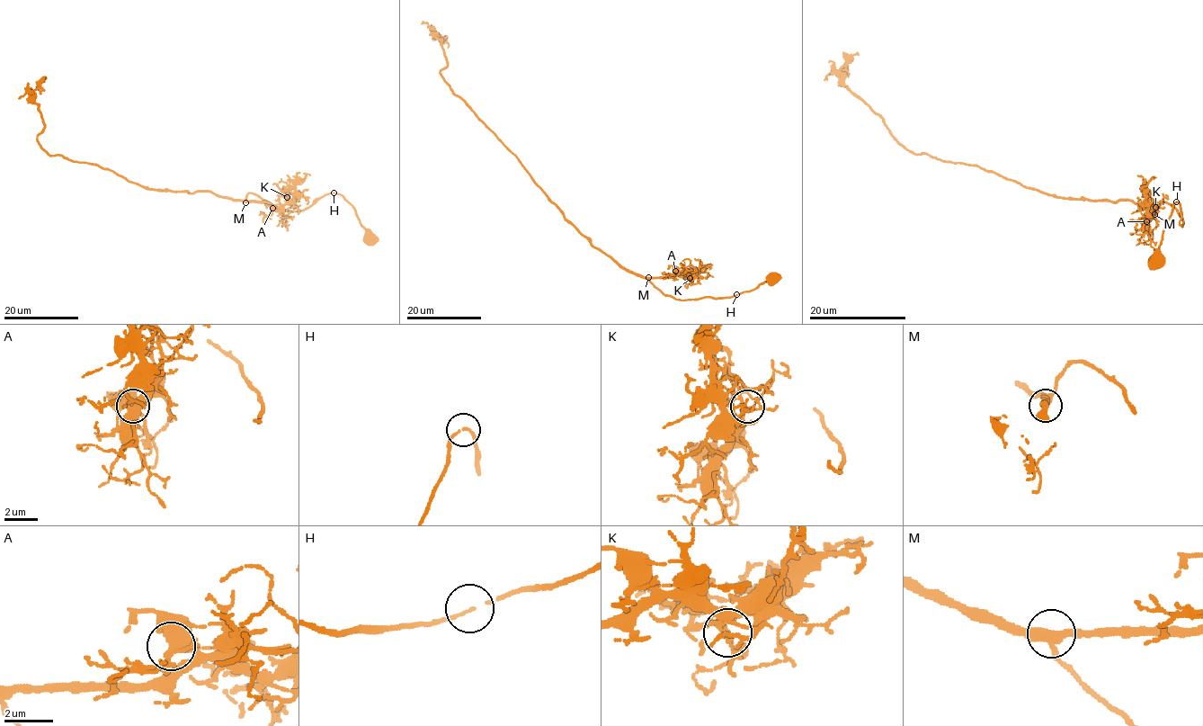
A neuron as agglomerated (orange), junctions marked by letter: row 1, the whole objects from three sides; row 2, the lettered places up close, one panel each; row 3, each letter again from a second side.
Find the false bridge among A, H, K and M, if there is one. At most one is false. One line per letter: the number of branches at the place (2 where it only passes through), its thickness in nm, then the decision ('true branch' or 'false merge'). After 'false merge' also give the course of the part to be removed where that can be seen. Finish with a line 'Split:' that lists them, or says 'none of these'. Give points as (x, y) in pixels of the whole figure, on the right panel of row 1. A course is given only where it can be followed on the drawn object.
A: branches 7; calibre 460 nm; true branch
H: branches 2; calibre 110 nm; true branch
K: branches 6; calibre 160 nm; true branch
M: branches 3; calibre 380 nm; true branch
Split: none of these

